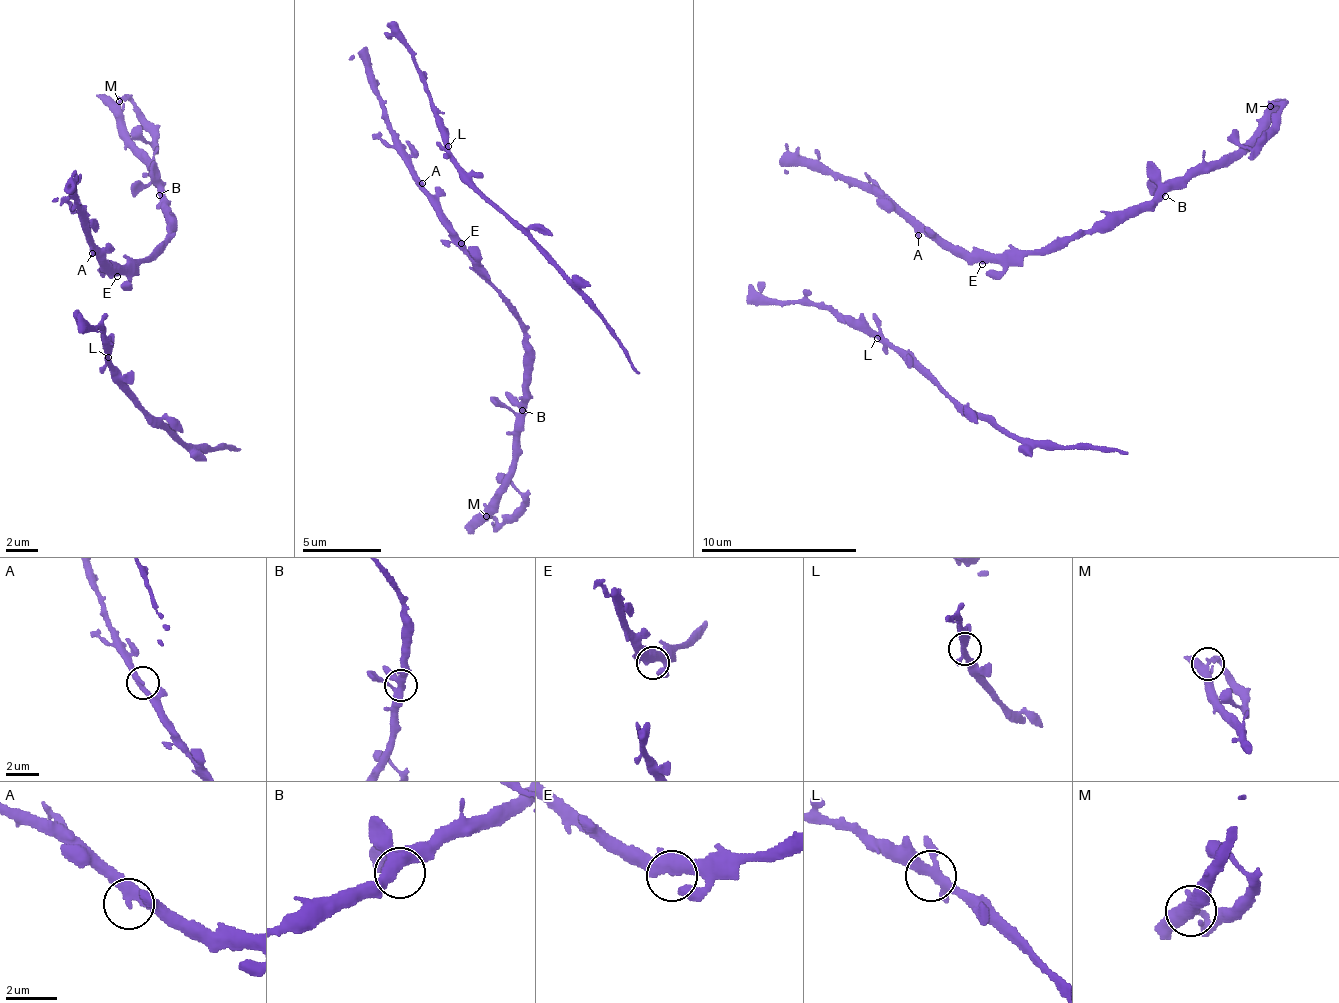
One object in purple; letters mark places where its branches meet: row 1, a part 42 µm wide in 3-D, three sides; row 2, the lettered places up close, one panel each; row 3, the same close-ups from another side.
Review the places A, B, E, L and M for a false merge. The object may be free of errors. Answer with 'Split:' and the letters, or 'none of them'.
Split: M

